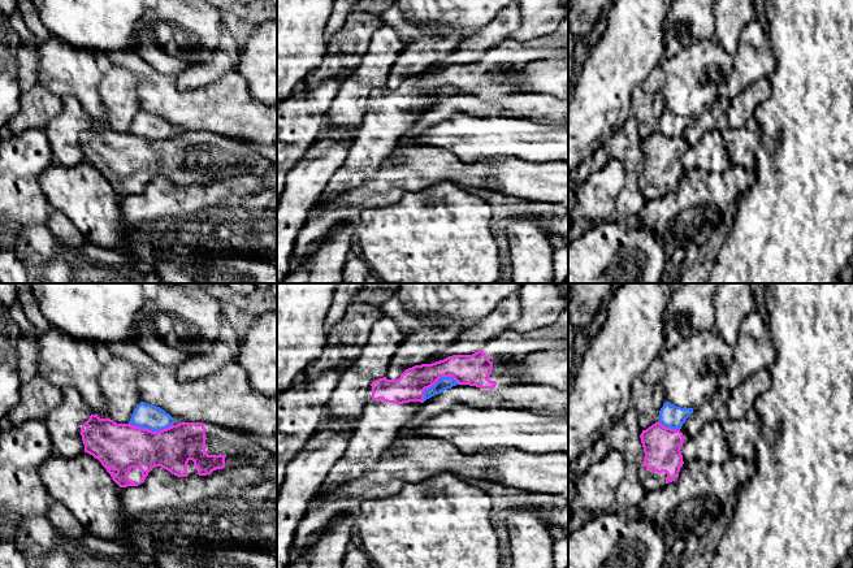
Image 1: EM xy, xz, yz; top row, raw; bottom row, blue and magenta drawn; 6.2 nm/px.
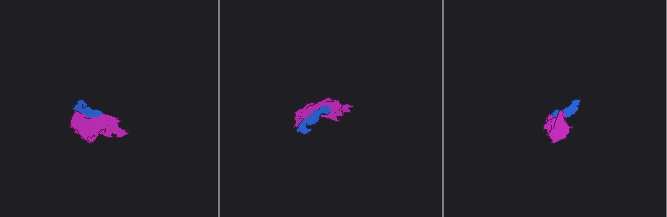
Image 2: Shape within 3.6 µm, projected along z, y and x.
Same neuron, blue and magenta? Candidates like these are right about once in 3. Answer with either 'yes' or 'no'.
no

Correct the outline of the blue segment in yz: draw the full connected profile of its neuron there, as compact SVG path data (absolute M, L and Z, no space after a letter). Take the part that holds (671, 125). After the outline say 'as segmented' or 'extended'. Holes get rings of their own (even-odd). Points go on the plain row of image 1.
M666 110L659 120L659 131L666 136L680 139L692 121L693 117L681 117Z; as segmented

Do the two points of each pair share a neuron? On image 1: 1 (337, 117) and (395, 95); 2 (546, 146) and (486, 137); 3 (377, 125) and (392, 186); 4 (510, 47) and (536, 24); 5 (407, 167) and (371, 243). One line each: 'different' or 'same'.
1: different
2: same
3: different
4: different
5: different

